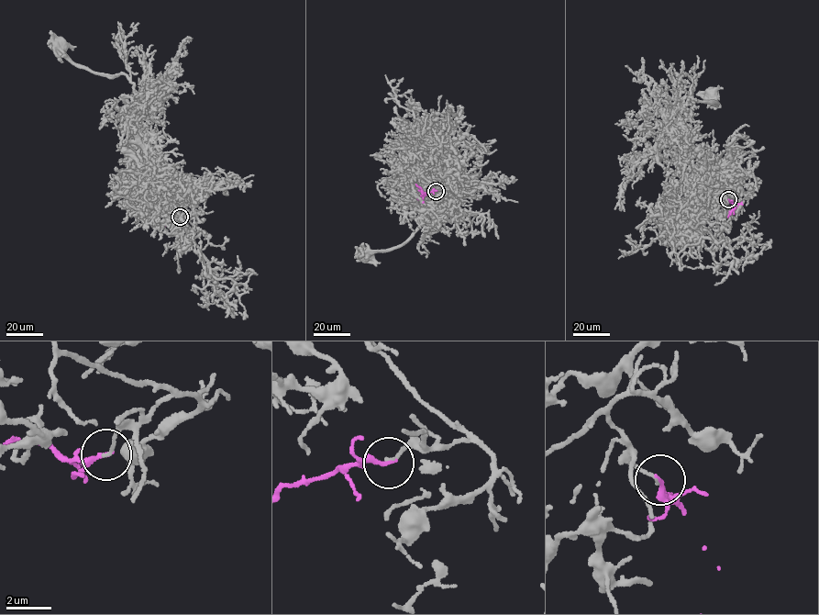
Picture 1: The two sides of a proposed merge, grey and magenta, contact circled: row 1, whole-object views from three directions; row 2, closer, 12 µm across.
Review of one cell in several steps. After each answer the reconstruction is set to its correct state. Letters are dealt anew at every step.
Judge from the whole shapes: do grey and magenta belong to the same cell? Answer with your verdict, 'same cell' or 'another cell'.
another cell

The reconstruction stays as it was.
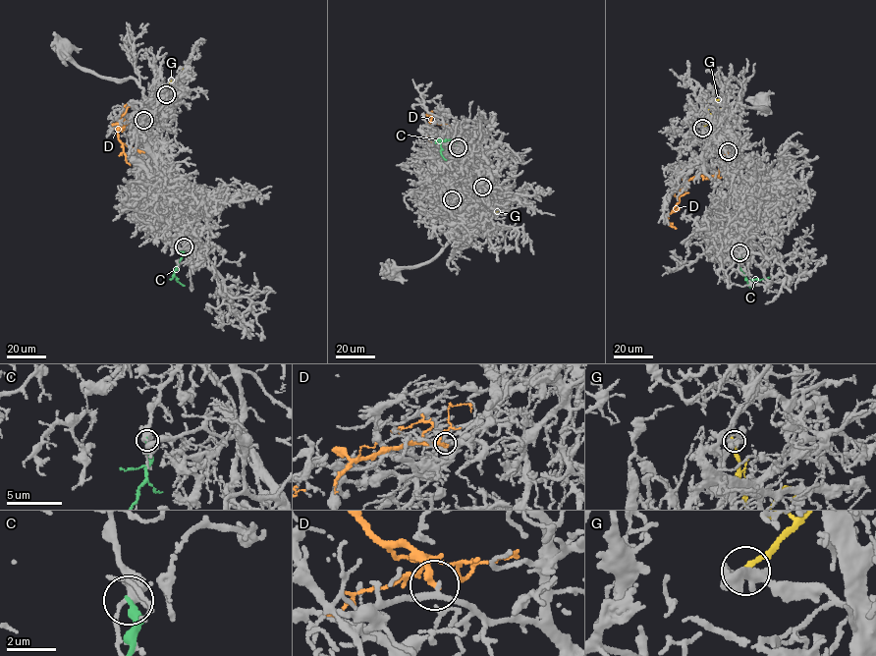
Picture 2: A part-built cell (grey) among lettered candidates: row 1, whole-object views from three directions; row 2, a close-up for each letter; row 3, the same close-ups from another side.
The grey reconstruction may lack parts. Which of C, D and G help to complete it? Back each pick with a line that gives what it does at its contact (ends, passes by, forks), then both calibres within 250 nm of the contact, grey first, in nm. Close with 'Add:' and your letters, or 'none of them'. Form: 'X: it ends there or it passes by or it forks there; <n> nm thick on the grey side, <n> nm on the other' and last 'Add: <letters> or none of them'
Add: none of them

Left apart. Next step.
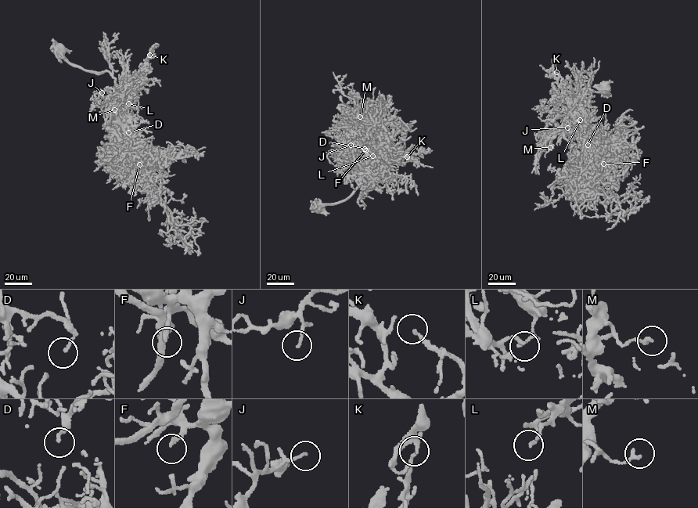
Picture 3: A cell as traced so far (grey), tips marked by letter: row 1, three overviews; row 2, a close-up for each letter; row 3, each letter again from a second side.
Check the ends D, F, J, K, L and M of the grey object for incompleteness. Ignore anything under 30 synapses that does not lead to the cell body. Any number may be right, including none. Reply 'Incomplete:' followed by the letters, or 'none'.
Incomplete: F, K, L

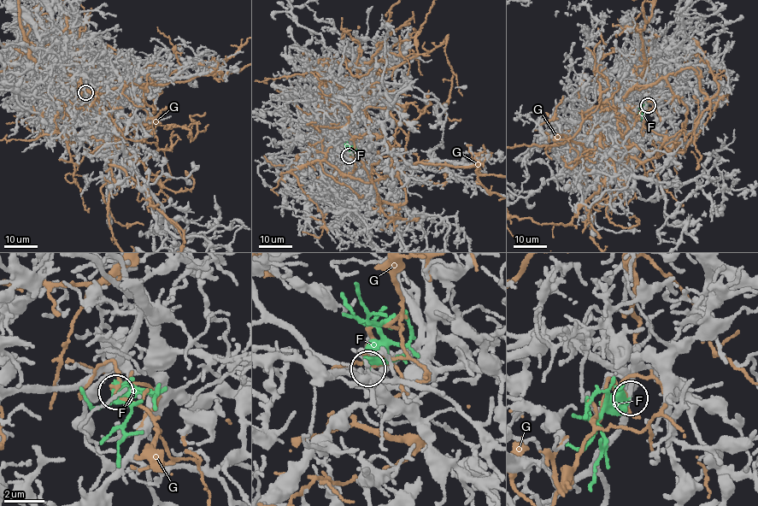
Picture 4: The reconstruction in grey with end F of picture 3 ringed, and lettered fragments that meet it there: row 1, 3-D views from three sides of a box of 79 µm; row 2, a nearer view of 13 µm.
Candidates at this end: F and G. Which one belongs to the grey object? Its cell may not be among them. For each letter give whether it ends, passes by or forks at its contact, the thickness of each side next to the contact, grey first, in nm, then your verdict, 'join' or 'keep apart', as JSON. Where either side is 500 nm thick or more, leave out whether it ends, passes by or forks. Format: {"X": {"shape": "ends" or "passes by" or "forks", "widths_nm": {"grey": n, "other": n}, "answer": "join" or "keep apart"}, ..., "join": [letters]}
{"F": {"shape": "ends", "widths_nm": {"grey": 200, "other": 480}, "answer": "join"}, "G": {"shape": "passes by", "widths_nm": {"grey": 200, "other": 140}, "answer": "keep apart"}, "join": ["F"]}

